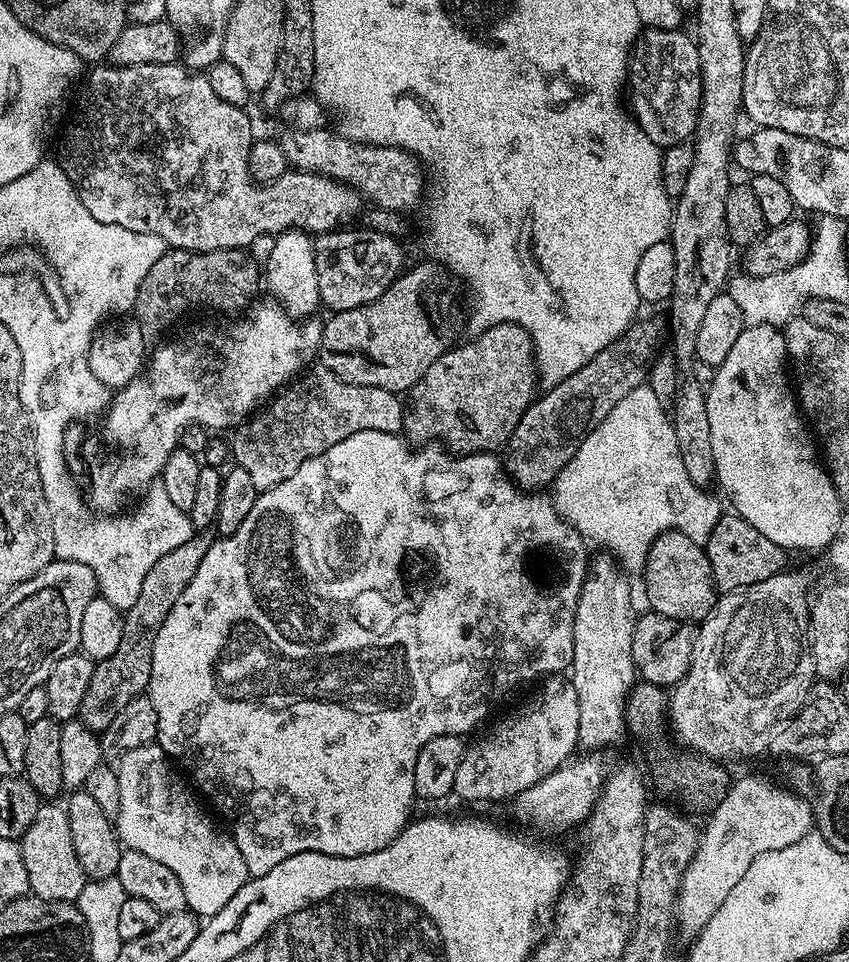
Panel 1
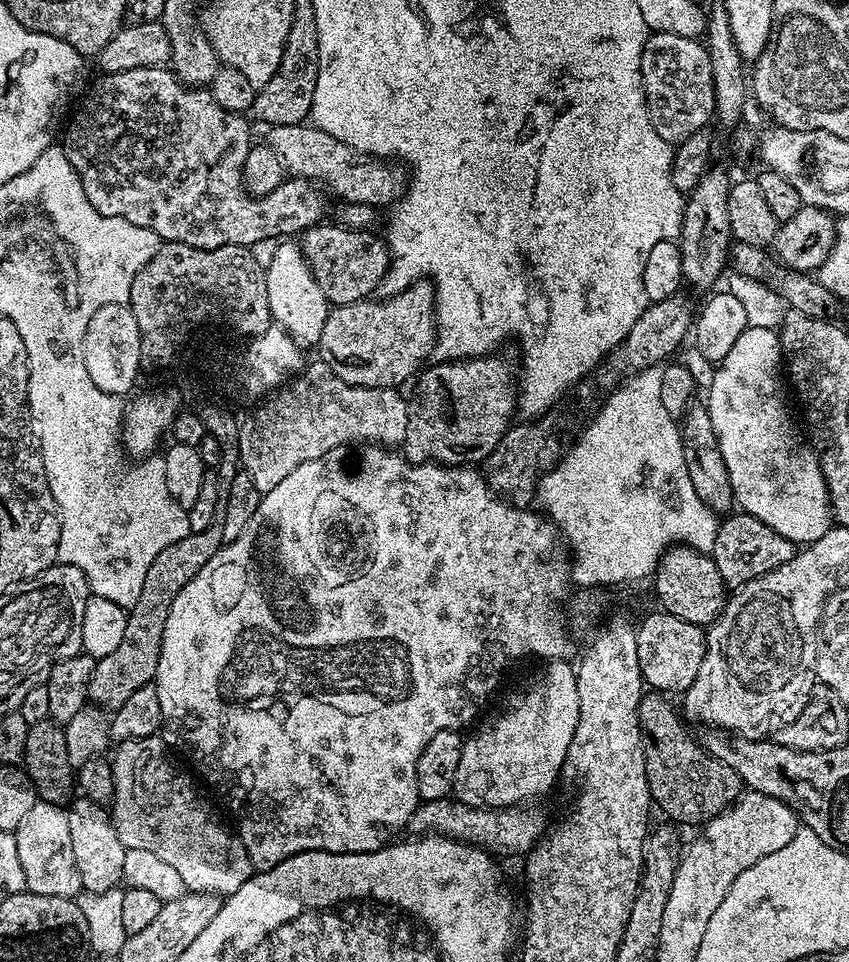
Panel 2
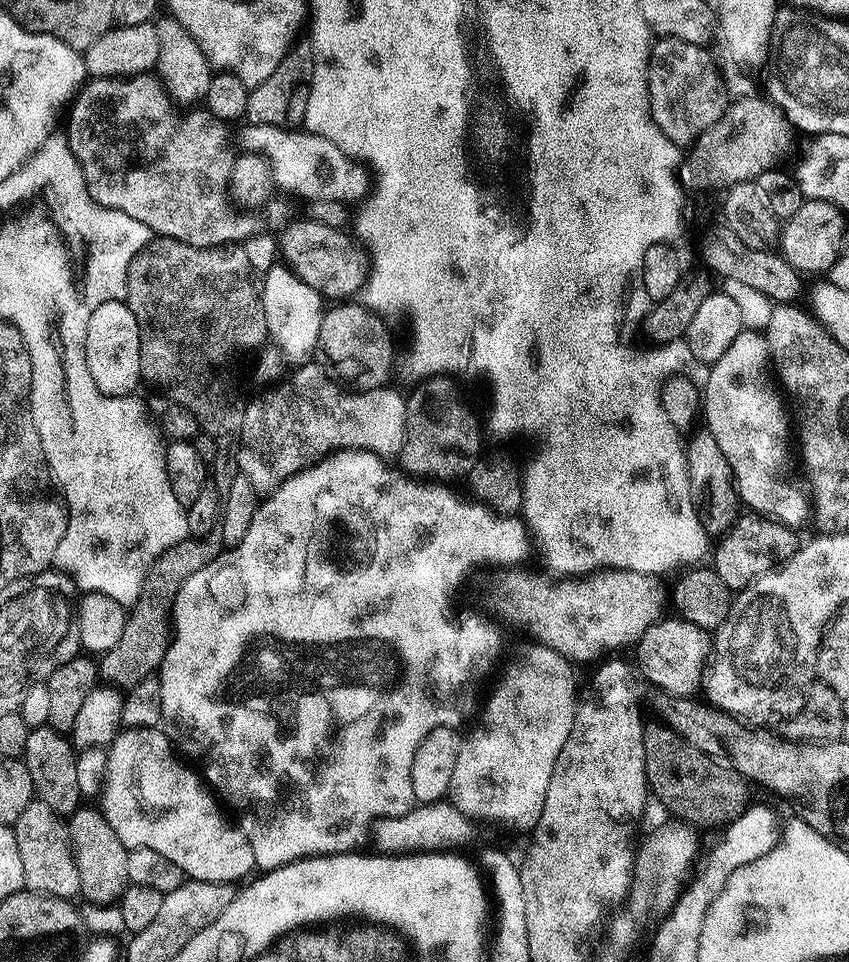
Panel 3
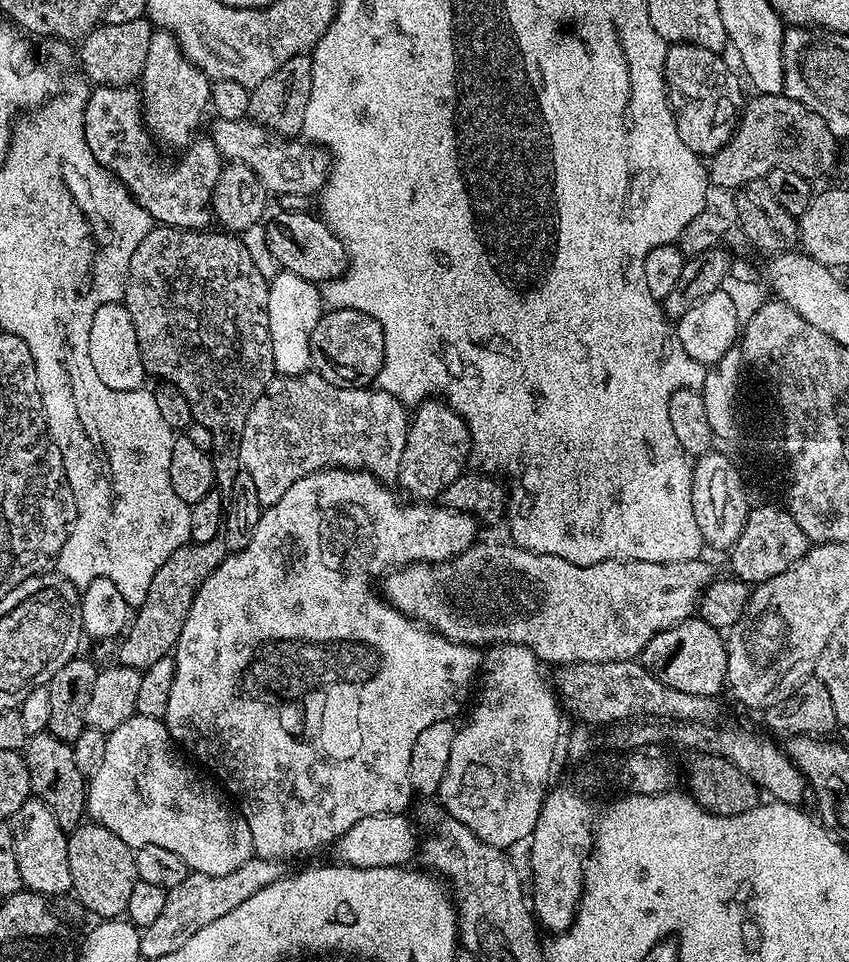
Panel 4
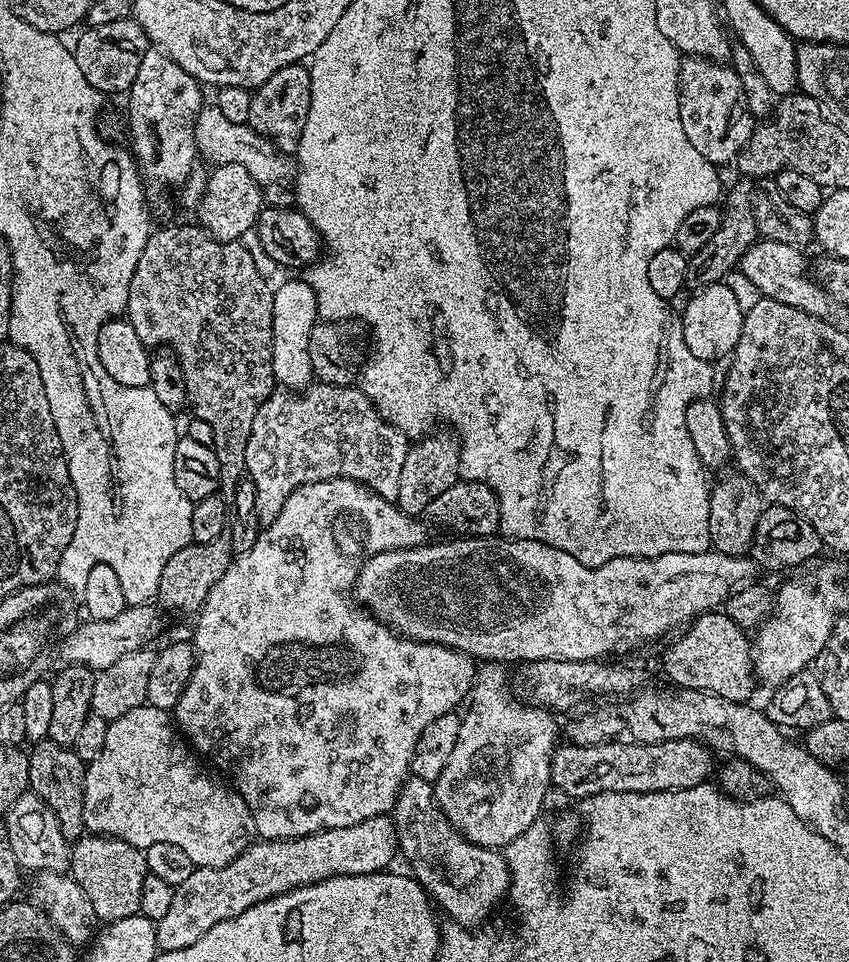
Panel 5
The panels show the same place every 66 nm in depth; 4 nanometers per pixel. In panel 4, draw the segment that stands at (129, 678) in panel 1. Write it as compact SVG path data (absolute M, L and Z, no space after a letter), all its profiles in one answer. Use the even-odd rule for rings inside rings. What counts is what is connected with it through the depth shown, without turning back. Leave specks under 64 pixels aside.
M221 532L210 542L183 544L166 558L150 582L144 603L135 611L127 632L119 641L121 644L117 661L123 667L143 671L175 649L177 640L181 637L182 627L189 616L194 594L202 582L222 564L227 555L229 555L228 544Z

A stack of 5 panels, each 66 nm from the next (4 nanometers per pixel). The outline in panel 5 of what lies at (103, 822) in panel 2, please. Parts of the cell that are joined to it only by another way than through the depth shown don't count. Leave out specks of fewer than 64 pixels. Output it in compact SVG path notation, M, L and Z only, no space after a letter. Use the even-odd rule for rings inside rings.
M95 834L81 835L71 849L70 875L78 886L82 886L82 894L86 894L92 903L92 914L97 921L111 922L139 913L142 882L149 875L141 849L116 840L113 836Z

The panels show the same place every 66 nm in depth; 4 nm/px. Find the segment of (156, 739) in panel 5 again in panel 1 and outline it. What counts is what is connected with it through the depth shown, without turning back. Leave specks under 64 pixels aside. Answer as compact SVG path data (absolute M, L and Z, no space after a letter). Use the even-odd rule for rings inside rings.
M159 744L138 746L123 753L119 760L116 777L120 787L120 811L115 813L114 827L121 845L146 854L146 858L154 858L154 862L162 862L162 866L170 866L186 890L188 908L200 918L216 916L250 879L242 850L238 850L225 829L223 832L212 821L213 813L200 805L201 797L193 791L189 781L171 768L170 757Z

